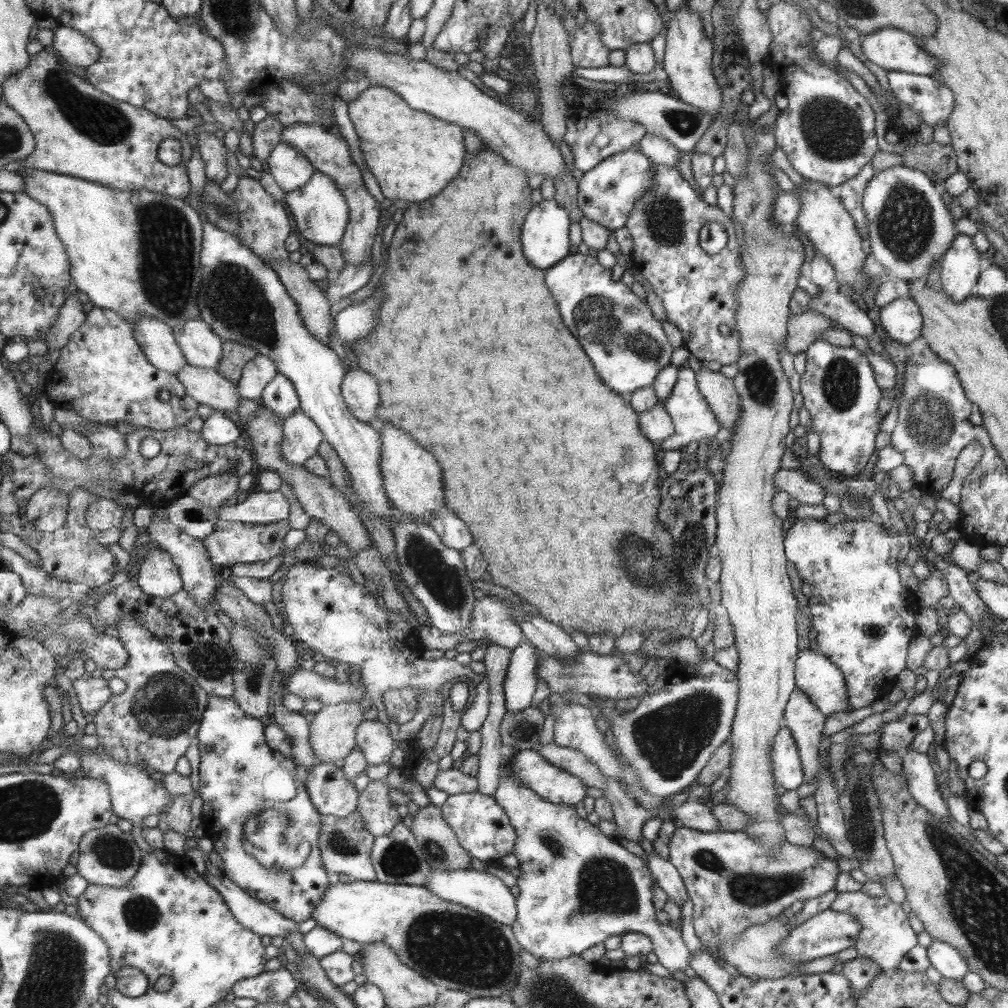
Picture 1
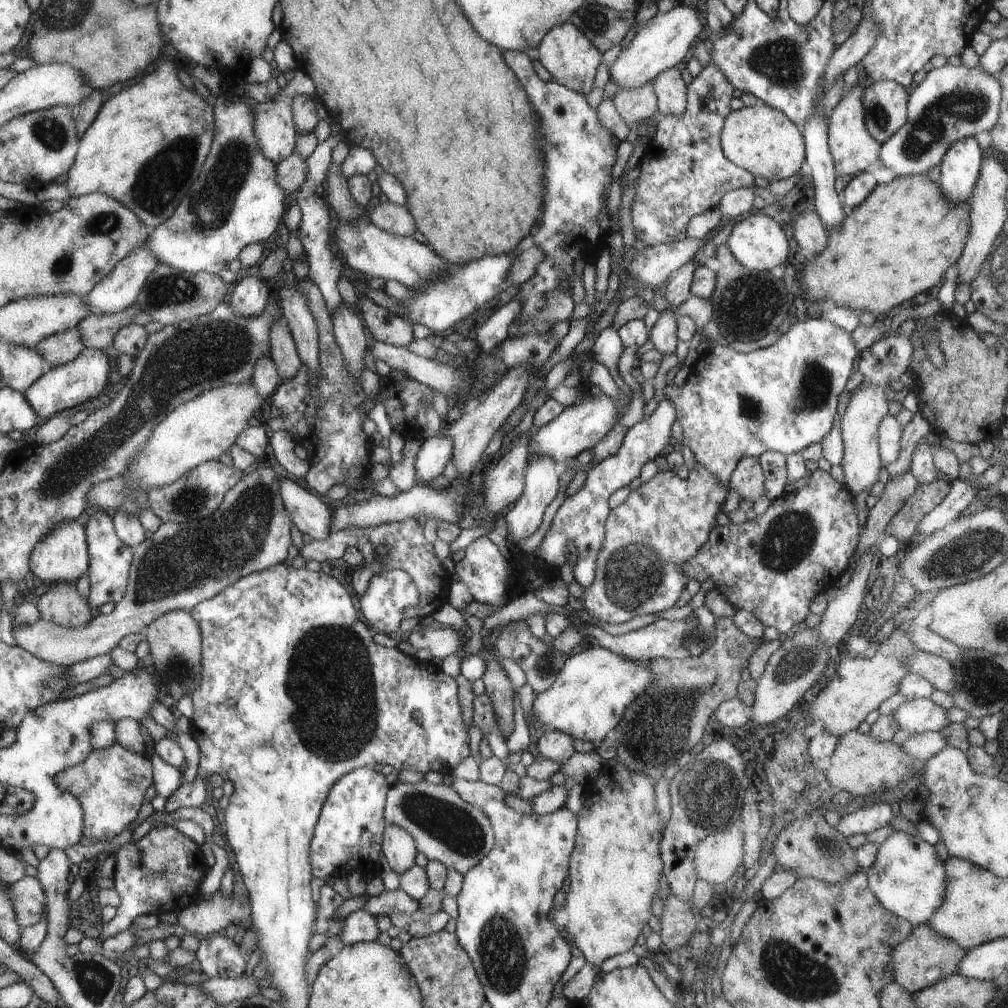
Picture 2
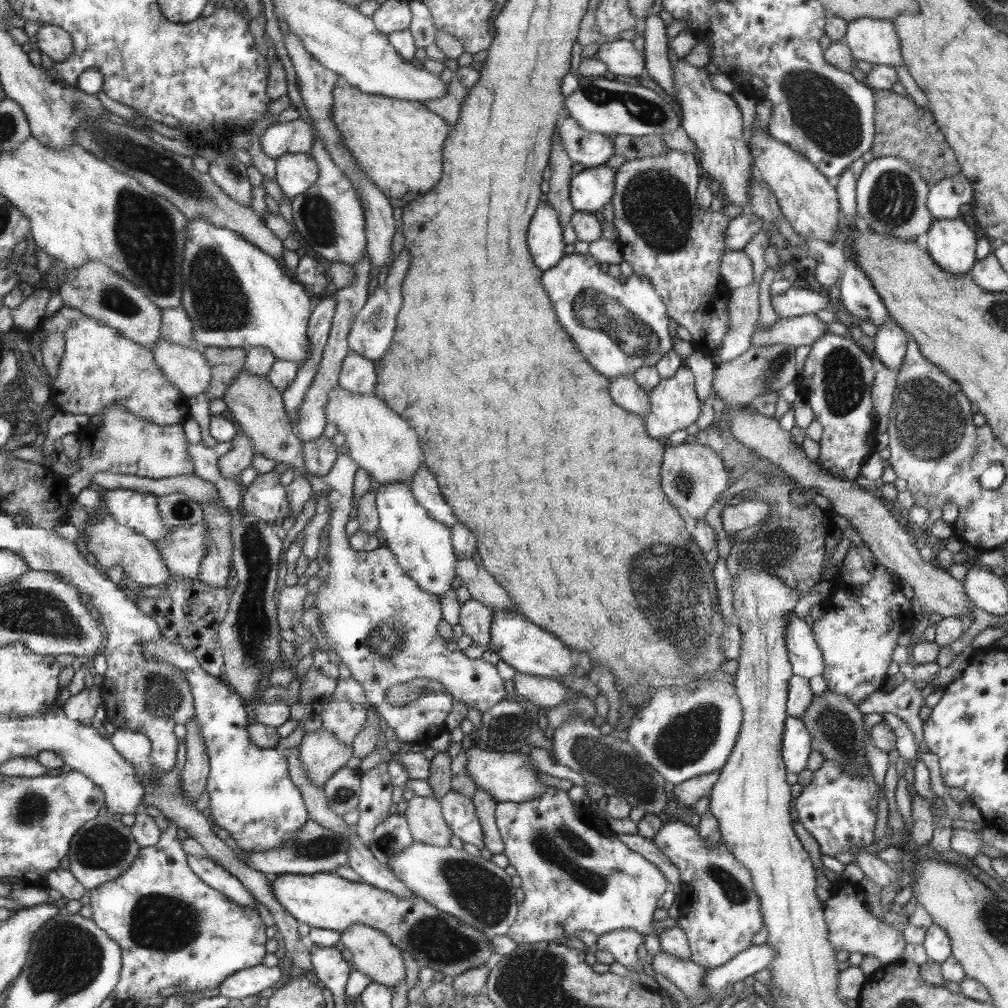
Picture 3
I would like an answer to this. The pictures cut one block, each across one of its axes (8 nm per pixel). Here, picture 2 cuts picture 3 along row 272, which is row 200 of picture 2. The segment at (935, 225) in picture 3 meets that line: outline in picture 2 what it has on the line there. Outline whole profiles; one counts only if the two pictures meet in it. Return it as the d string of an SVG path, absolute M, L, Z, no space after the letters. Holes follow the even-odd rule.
M974 136L966 137L951 144L941 162L939 184L944 196L953 203L968 202L980 176L982 150Z

